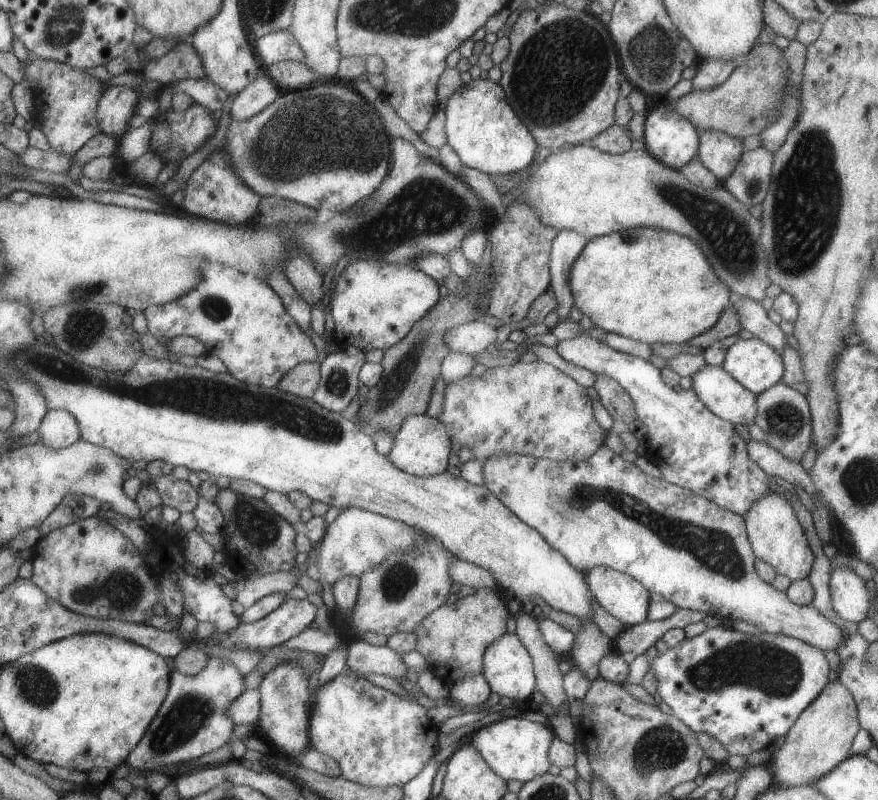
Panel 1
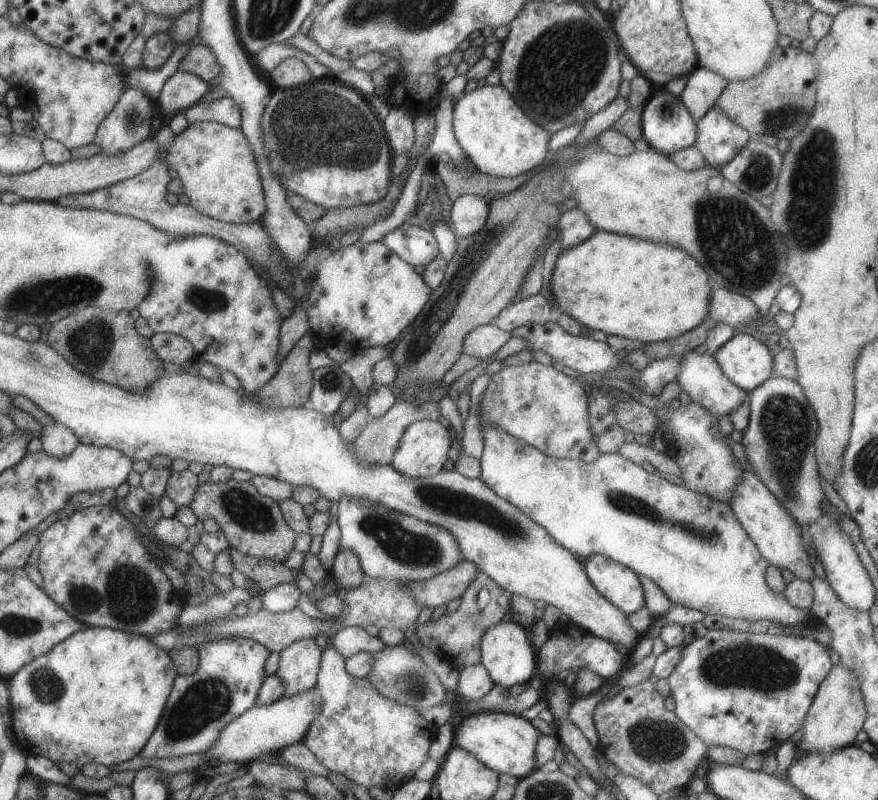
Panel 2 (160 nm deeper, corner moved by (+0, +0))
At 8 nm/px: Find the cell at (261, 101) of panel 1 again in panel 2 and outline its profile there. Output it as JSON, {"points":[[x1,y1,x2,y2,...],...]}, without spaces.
{"points":[[230,97,192,104,183,113,189,123,211,121,233,128,240,126,239,109]]}

